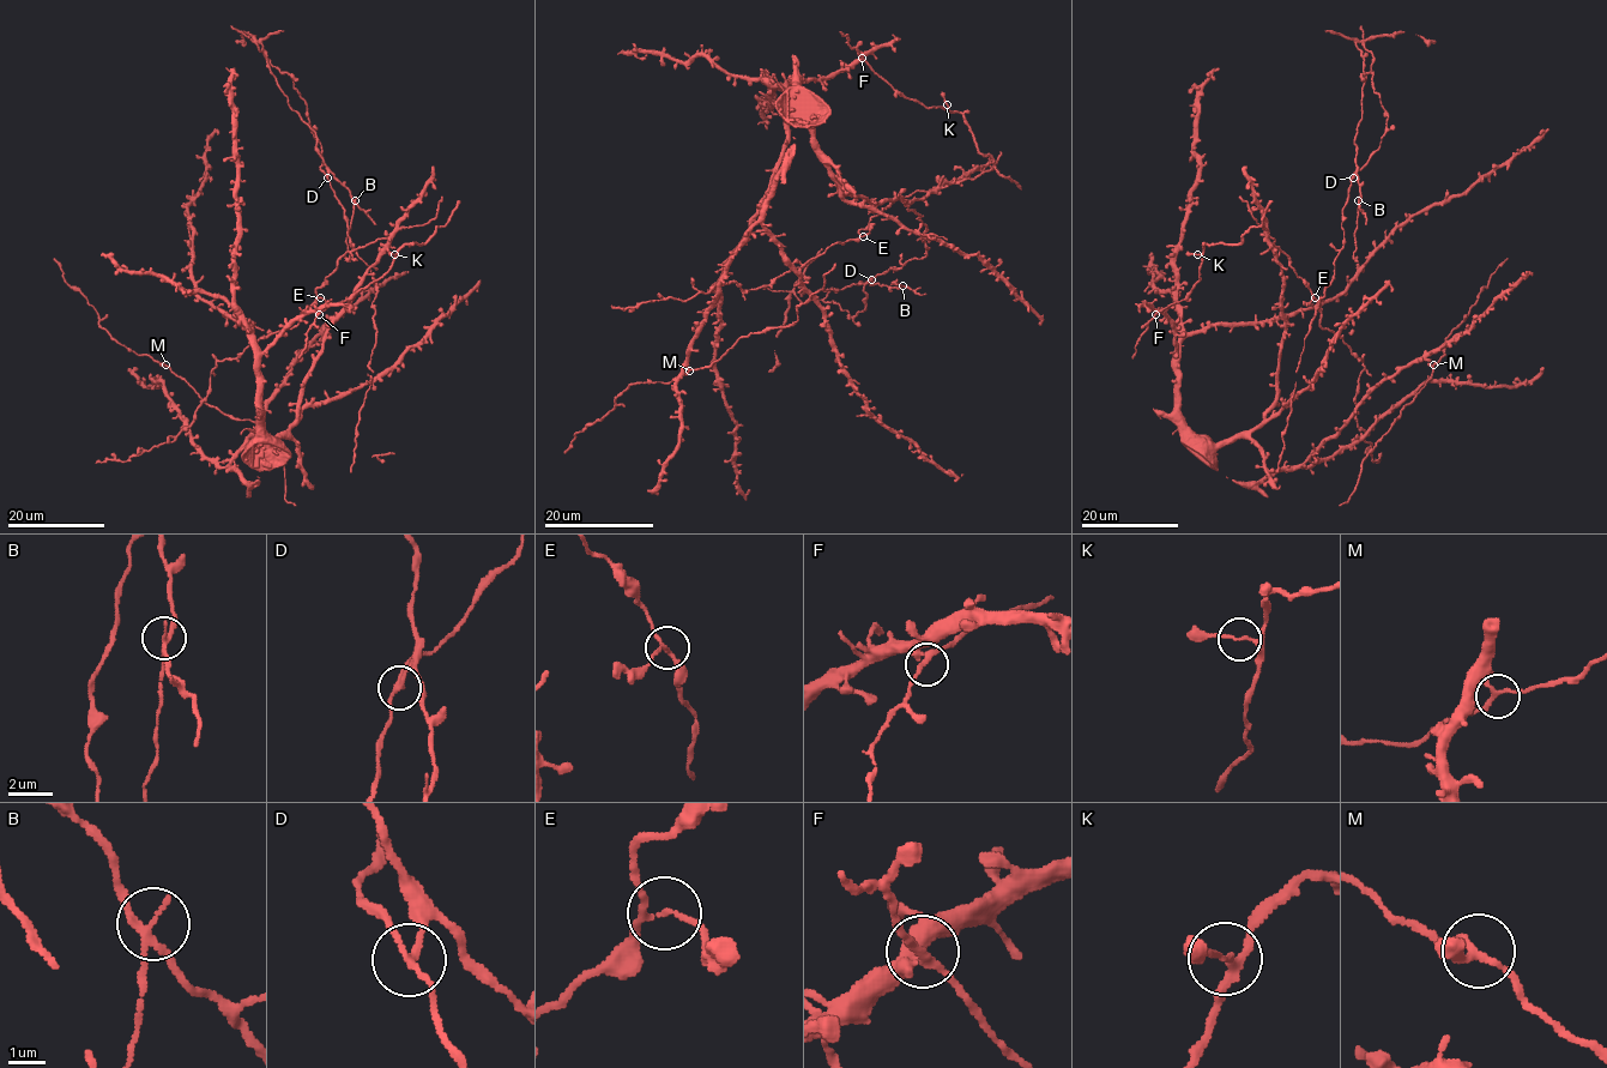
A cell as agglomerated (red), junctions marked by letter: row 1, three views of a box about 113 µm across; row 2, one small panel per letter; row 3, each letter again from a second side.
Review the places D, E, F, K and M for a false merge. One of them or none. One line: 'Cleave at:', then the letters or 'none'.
Cleave at: D

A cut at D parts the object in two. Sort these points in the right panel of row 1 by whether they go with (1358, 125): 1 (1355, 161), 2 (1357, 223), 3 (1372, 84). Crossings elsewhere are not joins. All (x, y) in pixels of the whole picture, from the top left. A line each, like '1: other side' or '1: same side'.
1: same side
2: same side
3: other side

